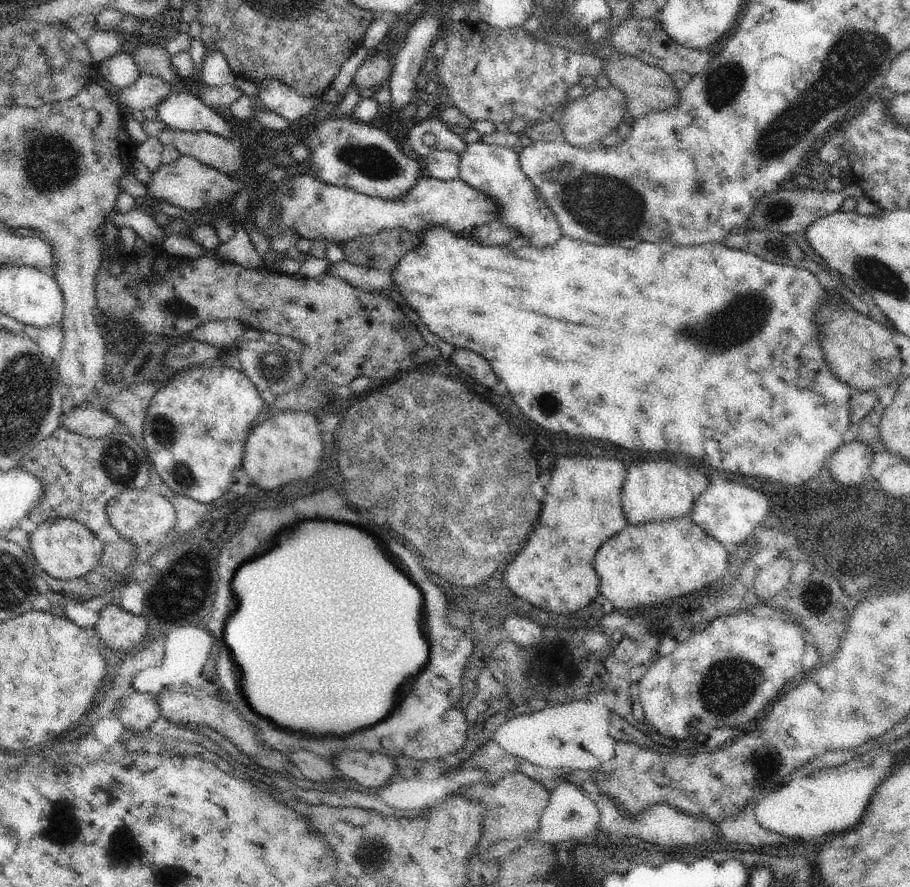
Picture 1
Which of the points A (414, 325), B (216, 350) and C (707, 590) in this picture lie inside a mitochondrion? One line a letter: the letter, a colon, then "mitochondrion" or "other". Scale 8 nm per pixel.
A: other
B: other
C: other

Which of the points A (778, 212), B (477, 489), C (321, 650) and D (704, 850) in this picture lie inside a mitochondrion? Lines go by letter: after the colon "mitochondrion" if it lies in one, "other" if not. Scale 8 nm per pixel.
A: mitochondrion
B: mitochondrion
C: mitochondrion
D: other

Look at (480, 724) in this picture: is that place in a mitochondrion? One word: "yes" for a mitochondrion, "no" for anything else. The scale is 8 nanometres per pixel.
no

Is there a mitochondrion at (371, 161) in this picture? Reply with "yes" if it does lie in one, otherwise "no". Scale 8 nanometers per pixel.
yes

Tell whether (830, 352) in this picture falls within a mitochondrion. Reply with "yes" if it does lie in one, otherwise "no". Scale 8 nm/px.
no

